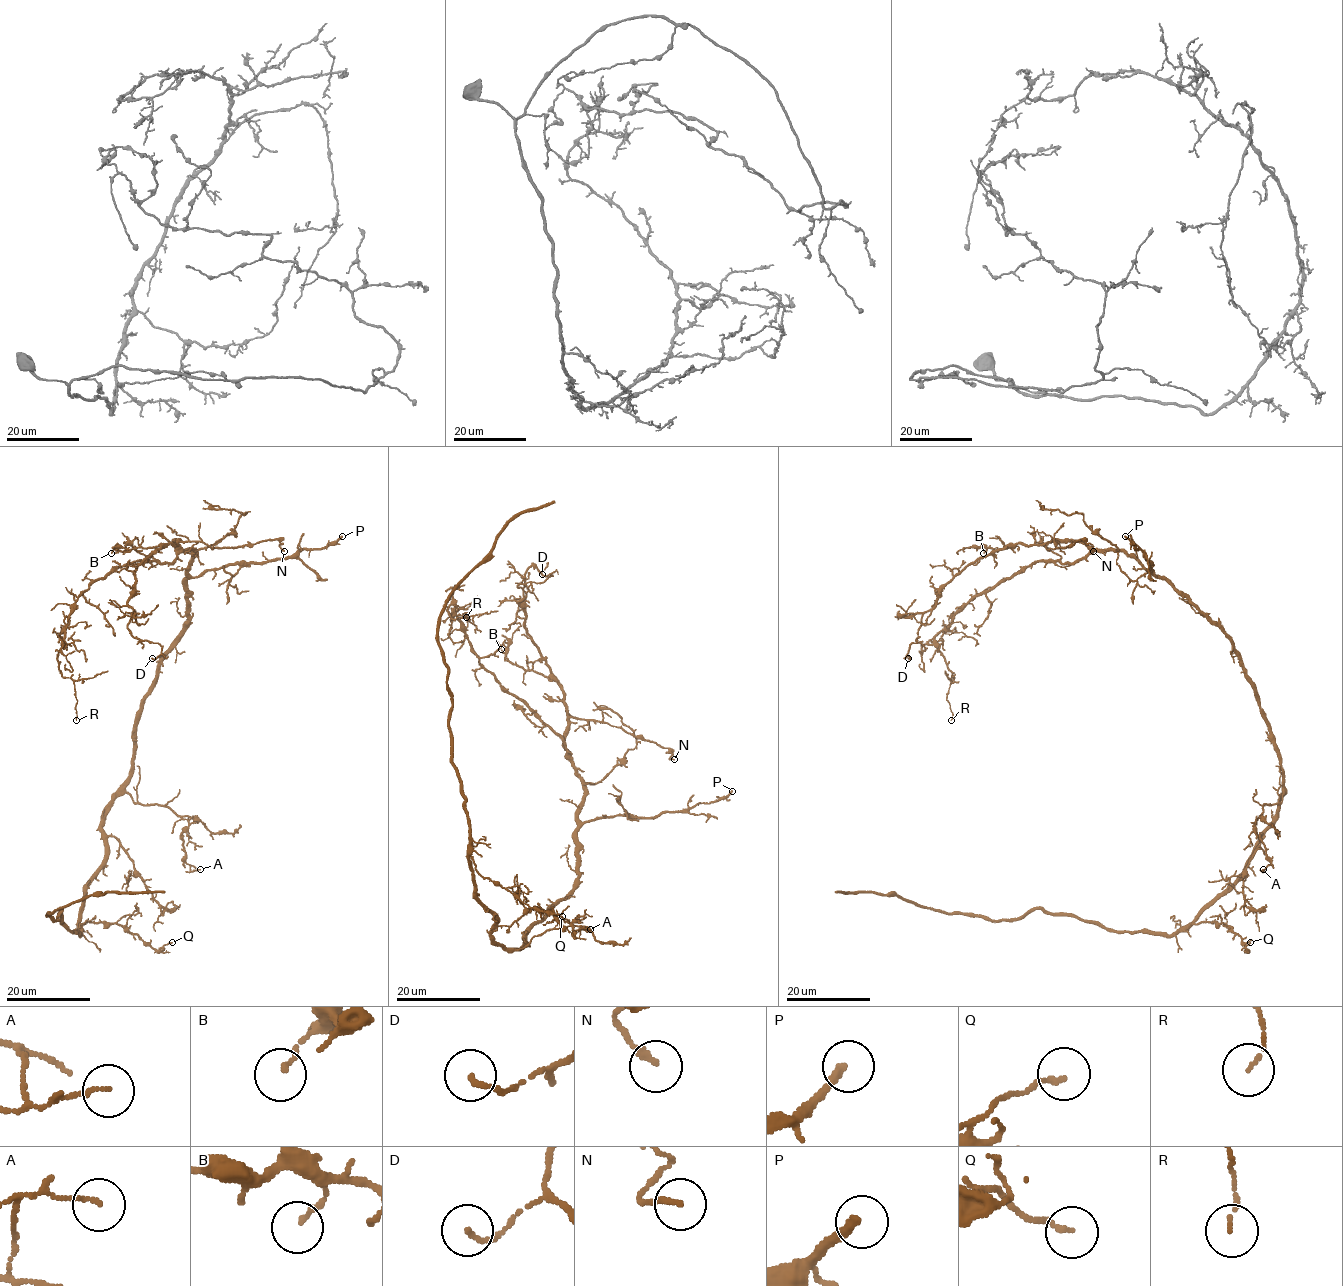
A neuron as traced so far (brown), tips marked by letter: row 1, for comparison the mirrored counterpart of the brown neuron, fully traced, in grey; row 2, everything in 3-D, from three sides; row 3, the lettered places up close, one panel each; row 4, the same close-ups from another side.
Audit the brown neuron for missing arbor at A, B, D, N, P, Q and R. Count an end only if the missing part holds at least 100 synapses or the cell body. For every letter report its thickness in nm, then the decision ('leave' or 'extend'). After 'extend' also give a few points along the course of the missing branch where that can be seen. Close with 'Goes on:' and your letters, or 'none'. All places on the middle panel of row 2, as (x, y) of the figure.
A: calibre 100 nm; leave
B: calibre 130 nm; leave
D: calibre 120 nm; leave
N: calibre 150 nm; leave
P: calibre 240 nm; leave
Q: calibre 140 nm; leave
R: calibre 80 nm; leave
Goes on: none

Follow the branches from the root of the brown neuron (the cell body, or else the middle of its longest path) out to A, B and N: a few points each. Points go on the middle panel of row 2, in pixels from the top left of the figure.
A: (524, 943), (514, 949), (573, 922), (575, 937), (581, 928), (590, 929)
B: (524, 943), (575, 884), (577, 807), (585, 791), (565, 747), (564, 690), (510, 663), (501, 649)
N: (524, 943), (578, 875), (577, 807), (585, 791), (565, 747), (567, 720), (621, 727), (667, 748), (674, 759)

